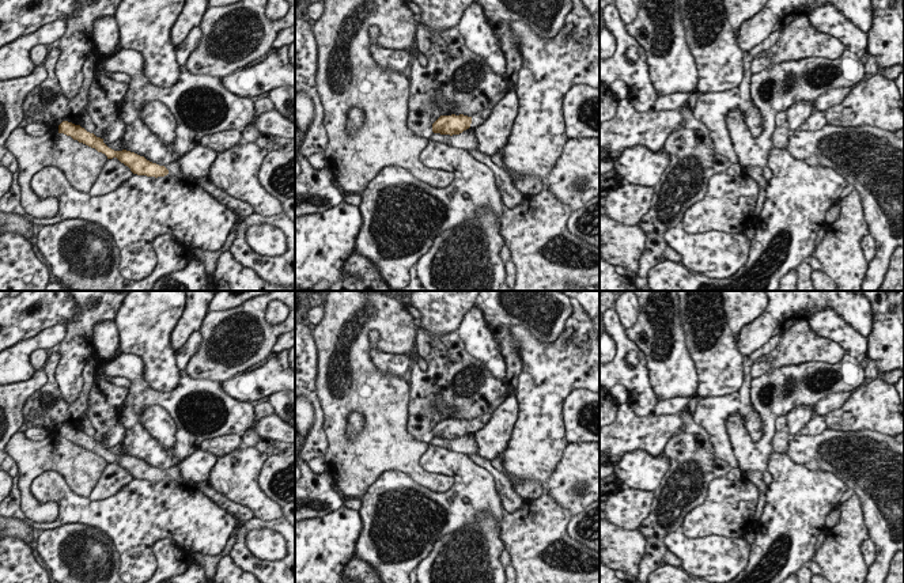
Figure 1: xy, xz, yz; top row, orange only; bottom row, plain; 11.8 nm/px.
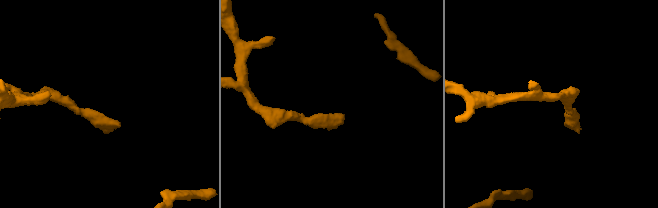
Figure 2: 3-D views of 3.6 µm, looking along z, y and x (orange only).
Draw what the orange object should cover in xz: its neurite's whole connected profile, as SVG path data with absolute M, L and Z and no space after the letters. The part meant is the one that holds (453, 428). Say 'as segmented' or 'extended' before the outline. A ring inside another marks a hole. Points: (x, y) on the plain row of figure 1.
extended | M483 414L480 417L473 419L472 421L459 419L451 419L451 420L440 420L434 428L432 428L432 436L440 438L440 439L459 439L464 435L469 432L477 432L480 431L491 419L491 414Z

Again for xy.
extended | M63 425L58 429L58 438L71 440L73 444L77 444L79 447L95 453L98 457L105 458L107 463L117 462L121 467L128 470L133 478L155 481L155 482L169 480L169 481L178 481L189 485L196 485L200 492L203 492L208 499L215 500L222 508L226 508L230 514L237 514L243 520L249 520L254 518L250 508L243 507L241 504L235 504L234 501L228 500L226 496L222 496L209 485L208 481L193 482L189 480L184 480L182 476L179 474L178 466L173 466L169 470L159 470L135 457L126 454L114 455L103 447L103 443L97 442L94 438L87 436L80 429L75 429L68 425Z

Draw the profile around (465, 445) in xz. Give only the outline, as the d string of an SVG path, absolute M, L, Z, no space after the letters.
M472 432L464 435L459 439L440 439L440 438L434 438L430 442L431 446L439 446L443 448L447 448L454 453L462 453L465 455L473 455L477 451L477 446L474 443L474 435Z

